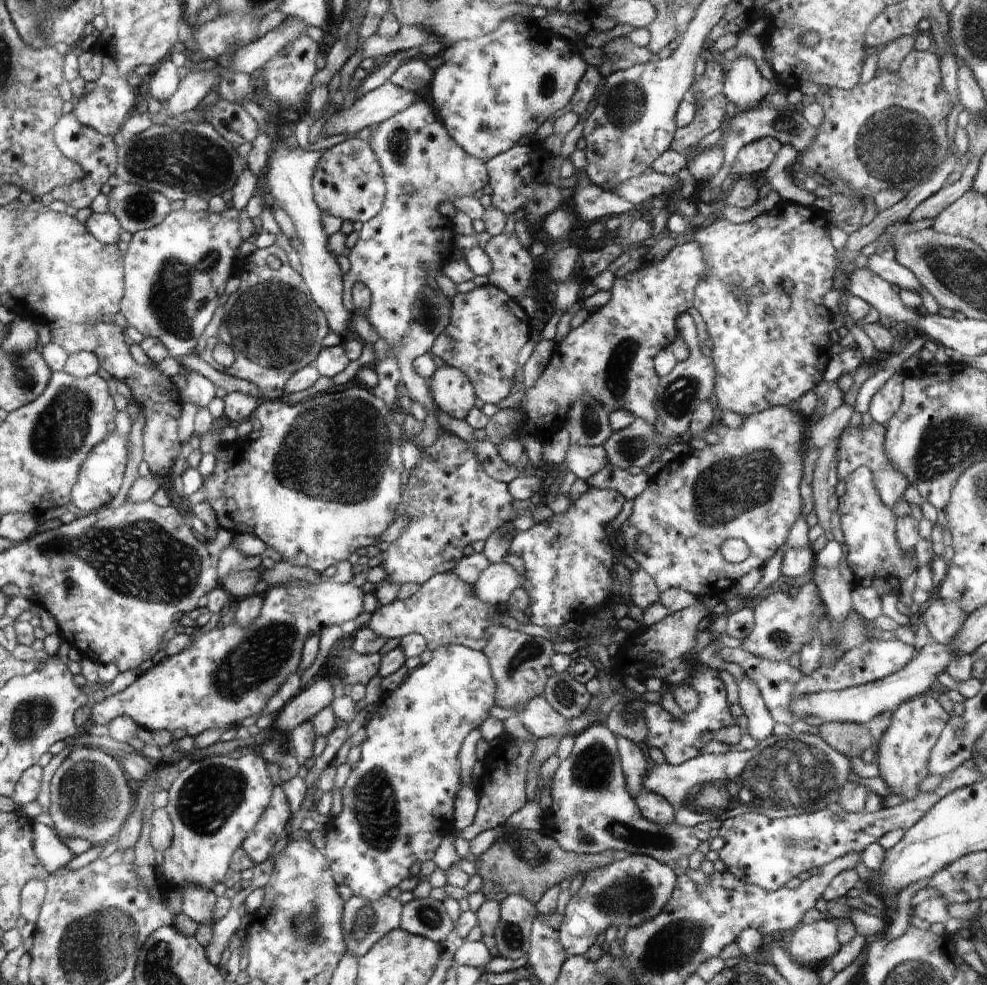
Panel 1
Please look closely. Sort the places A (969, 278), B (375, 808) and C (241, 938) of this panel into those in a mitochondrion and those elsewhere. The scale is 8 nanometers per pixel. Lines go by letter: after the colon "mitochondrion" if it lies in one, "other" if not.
A: mitochondrion
B: mitochondrion
C: other

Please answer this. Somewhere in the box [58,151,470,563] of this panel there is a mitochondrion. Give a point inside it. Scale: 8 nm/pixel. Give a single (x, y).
(338, 451)

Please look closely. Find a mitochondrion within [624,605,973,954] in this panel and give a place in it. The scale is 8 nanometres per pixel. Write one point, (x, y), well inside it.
(795, 773)

